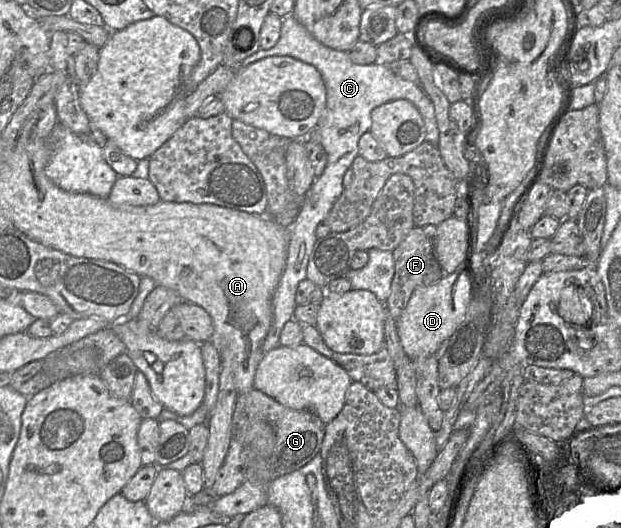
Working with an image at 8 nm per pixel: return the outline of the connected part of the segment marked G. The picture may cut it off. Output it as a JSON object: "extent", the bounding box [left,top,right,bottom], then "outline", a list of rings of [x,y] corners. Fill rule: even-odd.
{"extent":[210,389,325,497],"outline":[[[257,389],[238,393],[231,421],[229,449],[210,491],[215,497],[220,497],[232,493],[246,481],[268,485],[302,468],[320,453],[325,426],[314,412],[284,406]],[[256,422],[267,422],[274,430],[275,446],[269,456],[261,456],[252,449],[255,441],[253,424]]]}

